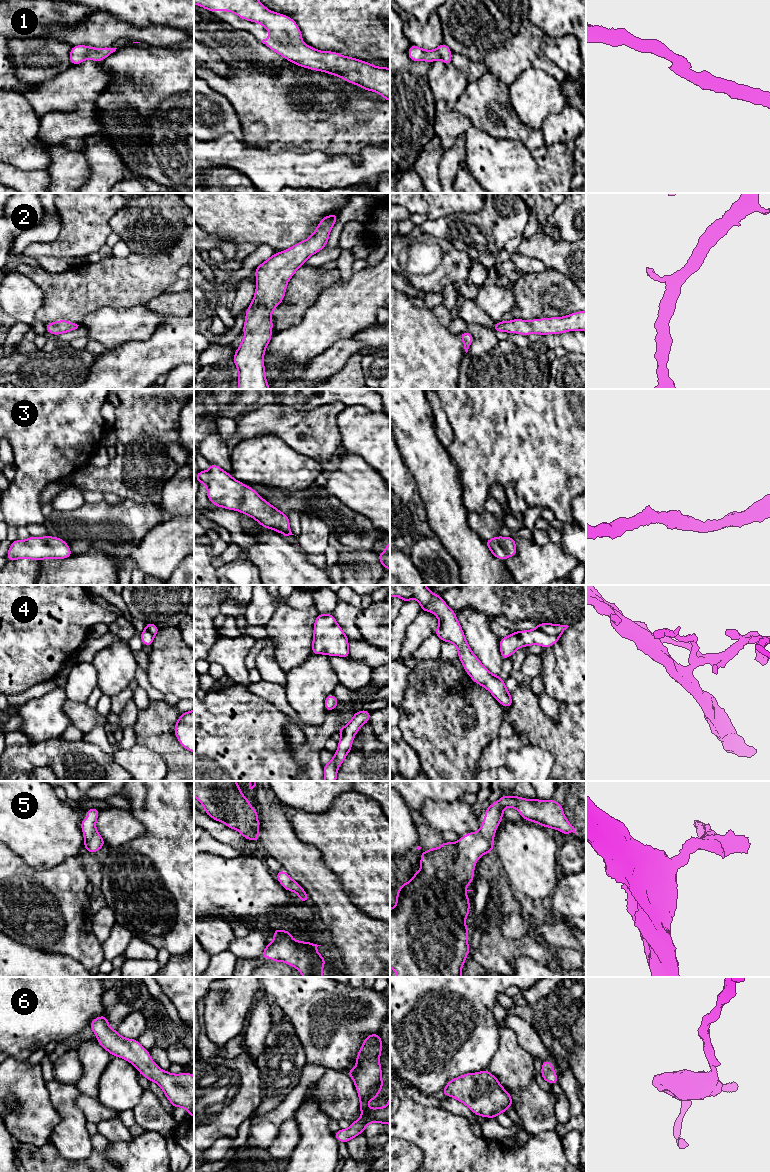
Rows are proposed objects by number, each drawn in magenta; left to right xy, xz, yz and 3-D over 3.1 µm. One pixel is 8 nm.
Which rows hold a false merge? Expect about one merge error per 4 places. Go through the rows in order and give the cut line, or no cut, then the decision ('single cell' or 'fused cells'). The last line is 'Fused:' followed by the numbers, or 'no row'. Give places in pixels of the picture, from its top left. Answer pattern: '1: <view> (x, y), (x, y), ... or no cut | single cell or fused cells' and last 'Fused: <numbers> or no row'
1: no cut | single cell
2: no cut | single cell
3: no cut | single cell
4: yz (535, 628), (548, 634), (559, 636) | fused cells
5: no cut | single cell
6: no cut | single cell
Fused: 4

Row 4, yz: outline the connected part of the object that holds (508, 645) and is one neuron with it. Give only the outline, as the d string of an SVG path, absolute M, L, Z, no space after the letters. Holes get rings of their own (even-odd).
M538 629L512 632L509 636L500 638L501 657L504 661L522 646L530 647L537 644L544 649L549 648L560 638L559 635L551 636Z

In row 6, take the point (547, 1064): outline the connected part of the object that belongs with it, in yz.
M549 1060L542 1062L541 1076L549 1084L558 1083L557 1074L555 1073L554 1067Z

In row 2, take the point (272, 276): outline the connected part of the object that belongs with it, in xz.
M338 214L324 216L317 225L315 232L305 241L298 242L289 249L274 253L255 269L256 291L250 306L246 309L245 323L242 331L246 334L236 350L233 360L238 369L238 389L270 389L265 378L263 357L274 325L271 321L272 312L283 301L287 283L296 270L305 264L312 255L325 248L329 234L337 221Z

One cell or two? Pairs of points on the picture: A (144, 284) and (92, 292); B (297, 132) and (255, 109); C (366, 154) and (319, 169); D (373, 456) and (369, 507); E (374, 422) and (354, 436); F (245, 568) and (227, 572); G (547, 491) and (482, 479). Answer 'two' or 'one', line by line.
A: one
B: one
C: one
D: two
E: one
F: one
G: one

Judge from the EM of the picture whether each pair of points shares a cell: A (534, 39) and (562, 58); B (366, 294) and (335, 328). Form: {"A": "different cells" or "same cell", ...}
{"A": "different cells", "B": "same cell"}

